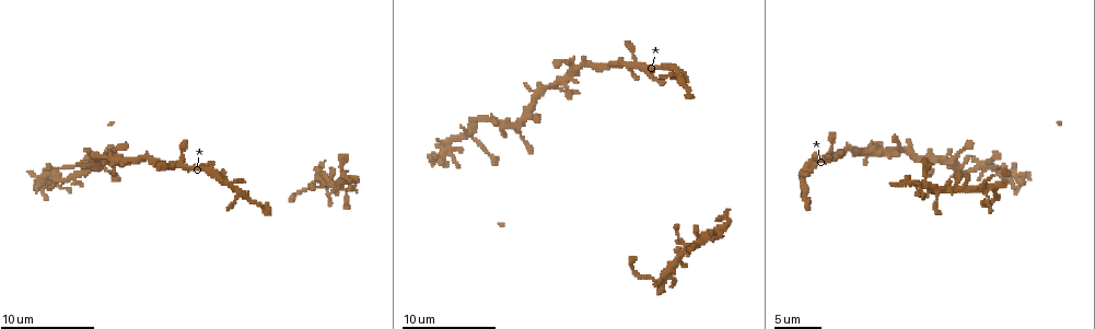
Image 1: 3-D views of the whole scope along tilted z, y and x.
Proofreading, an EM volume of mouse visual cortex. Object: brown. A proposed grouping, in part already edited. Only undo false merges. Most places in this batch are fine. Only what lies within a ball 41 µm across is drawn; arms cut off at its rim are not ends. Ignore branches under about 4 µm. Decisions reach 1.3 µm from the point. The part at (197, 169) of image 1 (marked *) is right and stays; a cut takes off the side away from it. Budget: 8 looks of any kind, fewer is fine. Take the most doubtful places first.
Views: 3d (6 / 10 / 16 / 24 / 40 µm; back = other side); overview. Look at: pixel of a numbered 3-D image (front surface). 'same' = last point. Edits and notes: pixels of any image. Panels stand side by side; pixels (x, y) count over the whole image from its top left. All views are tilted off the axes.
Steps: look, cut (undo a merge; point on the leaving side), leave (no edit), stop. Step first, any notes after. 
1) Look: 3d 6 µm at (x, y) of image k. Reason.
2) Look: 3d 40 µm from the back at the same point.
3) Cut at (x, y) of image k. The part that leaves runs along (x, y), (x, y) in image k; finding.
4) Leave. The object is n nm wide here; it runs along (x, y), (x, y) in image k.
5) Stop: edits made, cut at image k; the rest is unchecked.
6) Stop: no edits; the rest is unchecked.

Look: 3d 6 µm at (468, 136) of image 1. Looks like a crossing.

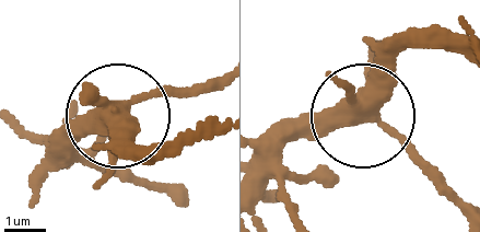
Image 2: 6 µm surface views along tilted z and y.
Leave. The object is 370 nm wide here; one neuron here.

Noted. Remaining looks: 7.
Look: 3d 10 µm at (265, 204) of image 1. Calibre changes.

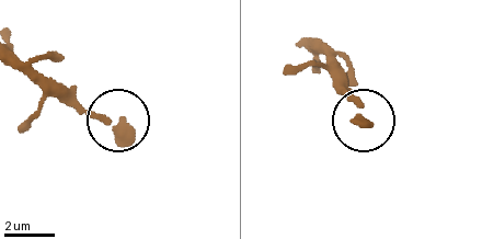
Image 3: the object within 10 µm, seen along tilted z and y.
Leave. One neuron here.

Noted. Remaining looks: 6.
Look: 3d 10 µm at (556, 89) of image 1. Four-way junction.

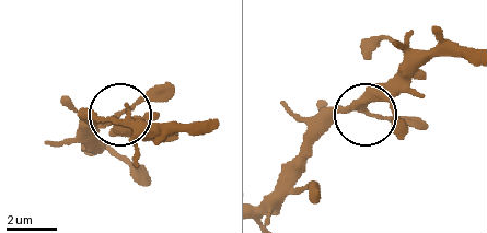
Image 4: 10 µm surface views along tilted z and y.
Leave. It runs along (466, 54), (422, 55), (369, 107), (371, 113), (422, 124) in image 4; all the same neuron.

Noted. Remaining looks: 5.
Look: 3d 6 µm at (510, 128) of image 1. Small branch off a trunk.

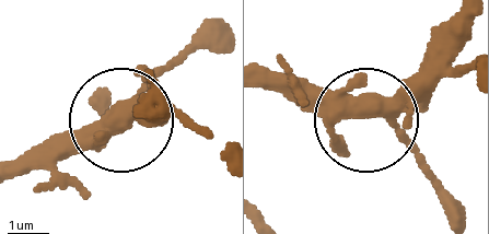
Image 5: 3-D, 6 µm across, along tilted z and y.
Look: 3d 6 µm from the back at (372, 109) of image 5.

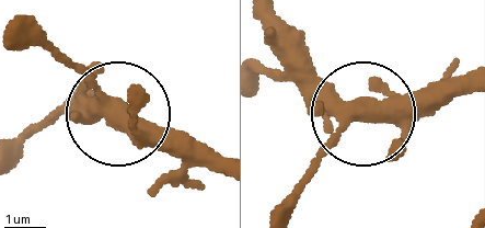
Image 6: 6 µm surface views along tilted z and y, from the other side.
Leave. It runs along (261, 20), (351, 112), (314, 173), (279, 201) in image 6; continuous, no second neuron.

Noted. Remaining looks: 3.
Stop: no edits; the rest is unchecked.

